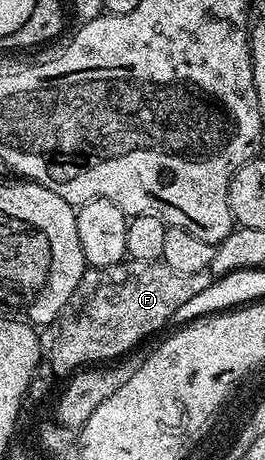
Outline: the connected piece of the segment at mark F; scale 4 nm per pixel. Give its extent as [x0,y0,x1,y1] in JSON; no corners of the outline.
[40,260,211,376]

